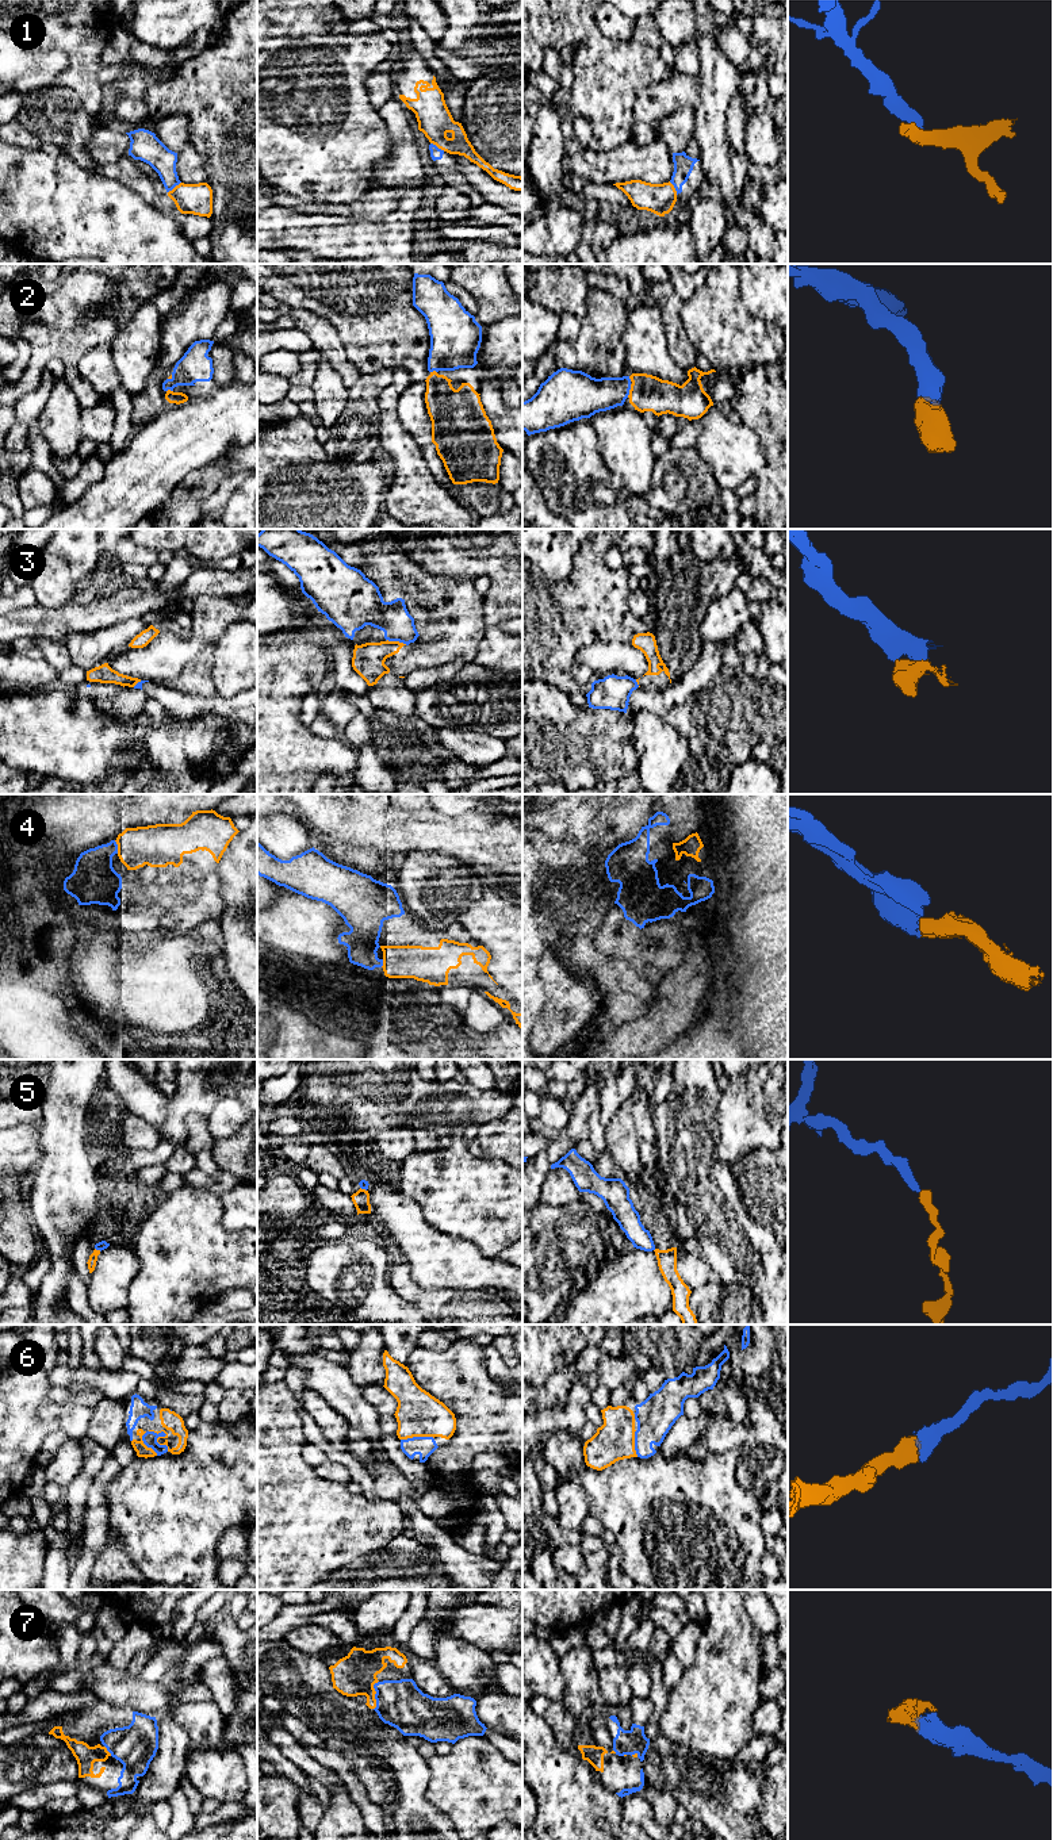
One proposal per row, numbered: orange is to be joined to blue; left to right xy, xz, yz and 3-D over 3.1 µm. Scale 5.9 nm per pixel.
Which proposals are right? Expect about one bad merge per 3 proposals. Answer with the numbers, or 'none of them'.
2, 4, 5, 6, 7

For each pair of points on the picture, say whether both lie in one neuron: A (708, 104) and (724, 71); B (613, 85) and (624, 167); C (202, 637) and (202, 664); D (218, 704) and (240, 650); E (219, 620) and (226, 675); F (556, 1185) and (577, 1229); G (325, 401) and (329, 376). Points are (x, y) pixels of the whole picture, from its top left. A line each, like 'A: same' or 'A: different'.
A: same
B: different
C: different
D: different
E: different
F: different
G: same

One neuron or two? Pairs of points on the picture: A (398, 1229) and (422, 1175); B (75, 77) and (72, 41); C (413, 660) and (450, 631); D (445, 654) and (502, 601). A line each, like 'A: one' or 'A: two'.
A: two
B: one
C: one
D: two

